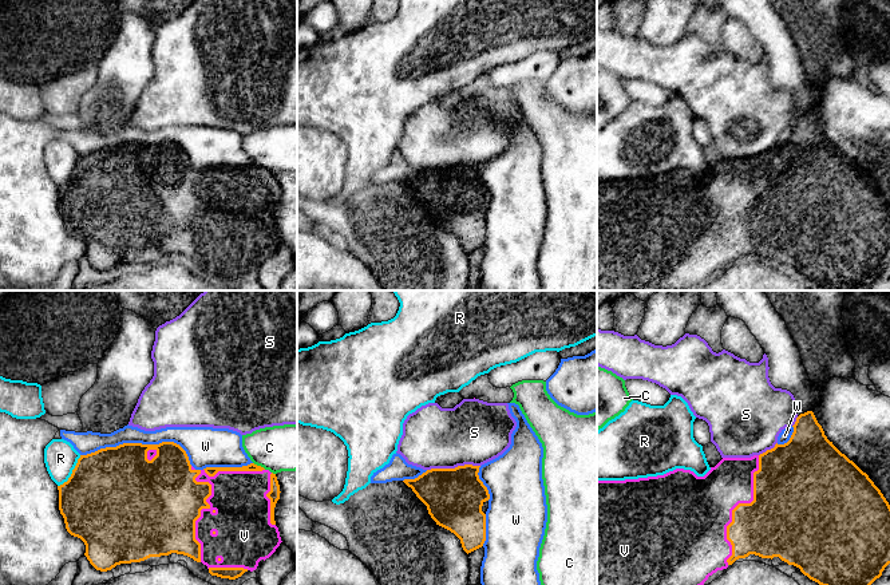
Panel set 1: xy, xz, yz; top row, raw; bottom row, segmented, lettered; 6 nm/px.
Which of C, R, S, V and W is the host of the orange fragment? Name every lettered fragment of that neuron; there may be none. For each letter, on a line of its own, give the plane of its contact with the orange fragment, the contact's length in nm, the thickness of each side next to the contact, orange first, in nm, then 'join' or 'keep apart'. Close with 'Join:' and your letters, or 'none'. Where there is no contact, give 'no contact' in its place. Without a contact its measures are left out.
C: xy | 90 nm | 50/280 nm | keep apart
R: xy | 240 nm | 500/200 nm | keep apart
S: xz | 320 nm | 360/380 nm | keep apart
V: yz | 700 nm | 380/400 nm | join
W: xy | 700 nm | 400/110 nm | keep apart
Join: V

